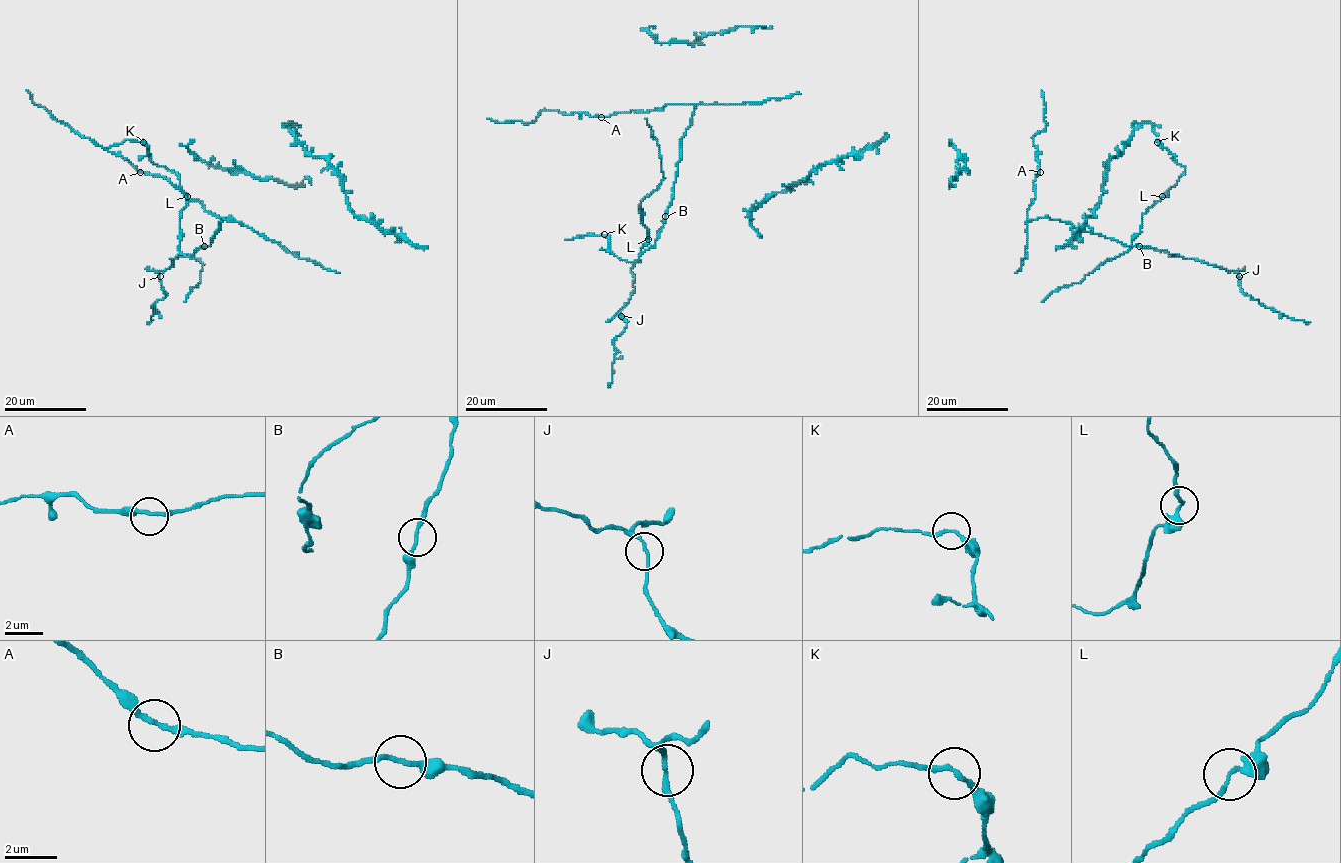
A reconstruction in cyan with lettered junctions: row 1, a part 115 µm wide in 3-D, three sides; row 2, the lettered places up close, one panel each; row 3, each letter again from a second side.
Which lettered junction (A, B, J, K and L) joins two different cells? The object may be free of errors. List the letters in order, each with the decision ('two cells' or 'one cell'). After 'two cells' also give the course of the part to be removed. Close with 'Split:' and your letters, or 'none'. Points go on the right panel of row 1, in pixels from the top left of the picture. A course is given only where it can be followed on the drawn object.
A: one cell
B: one cell
J: one cell
K: one cell
L: one cell
Split: none

